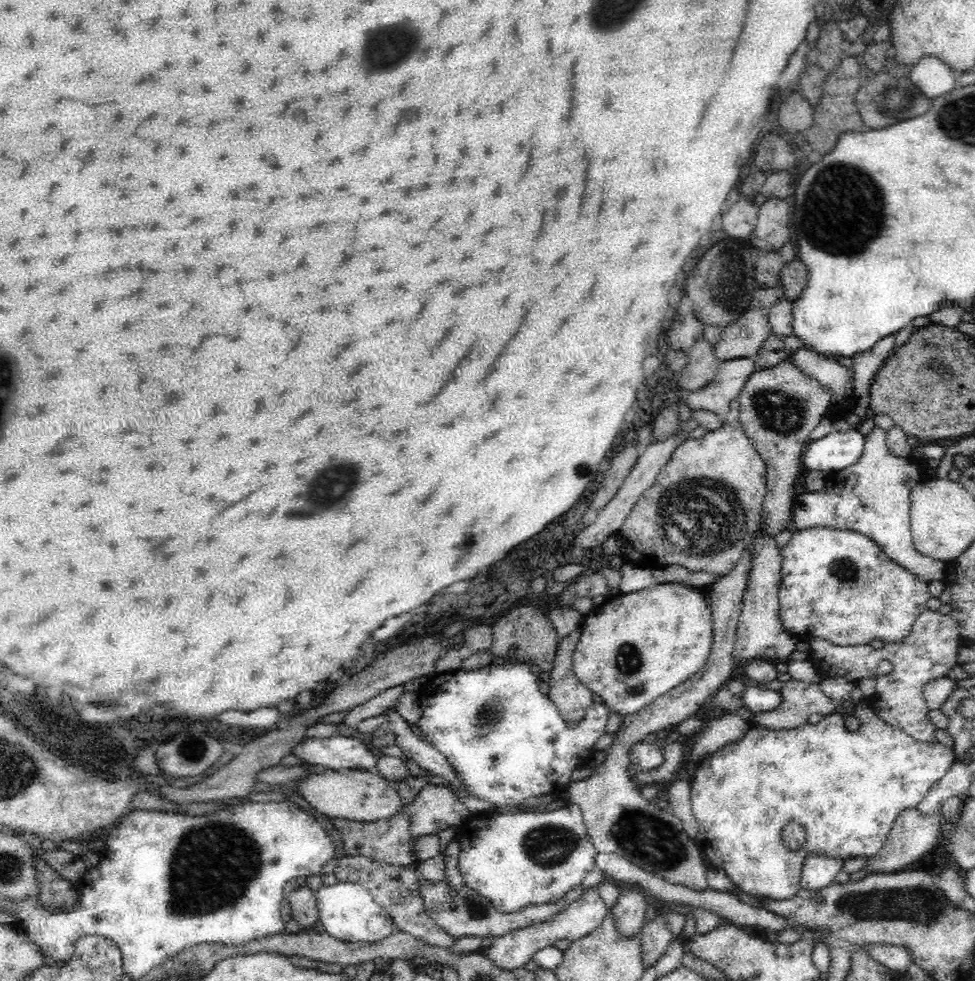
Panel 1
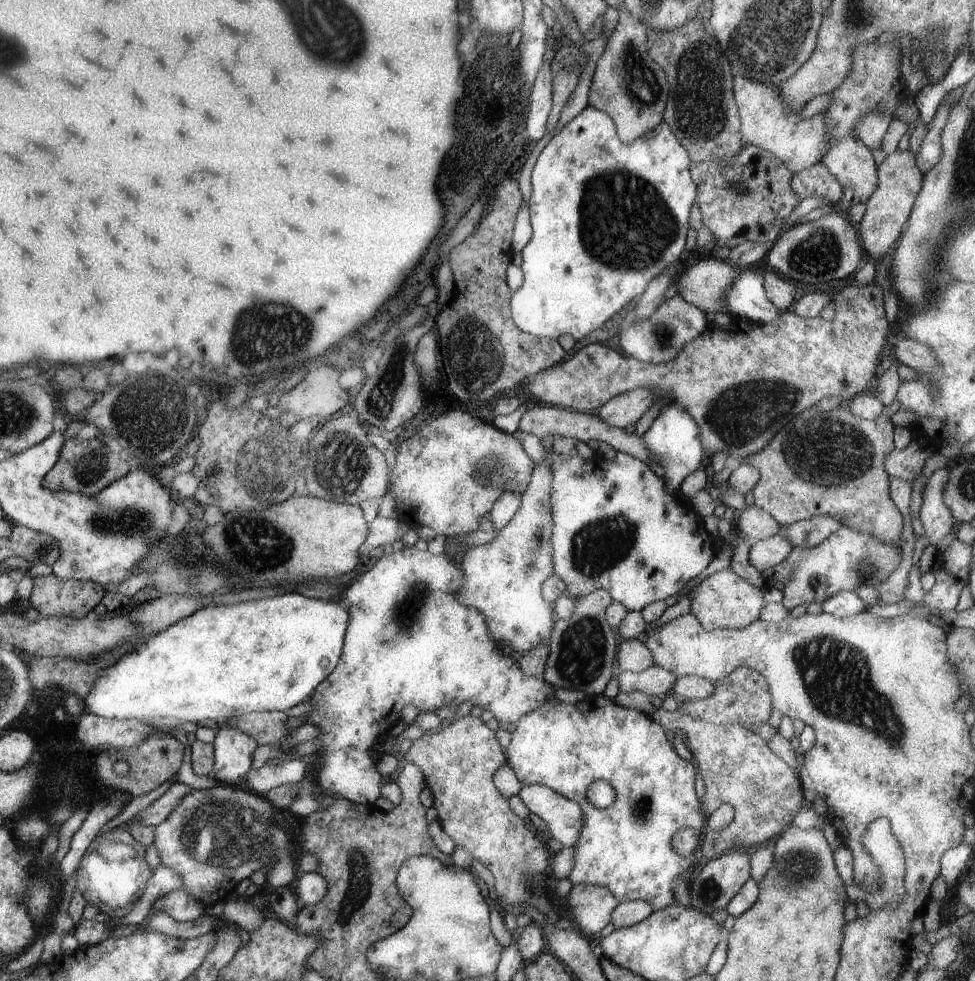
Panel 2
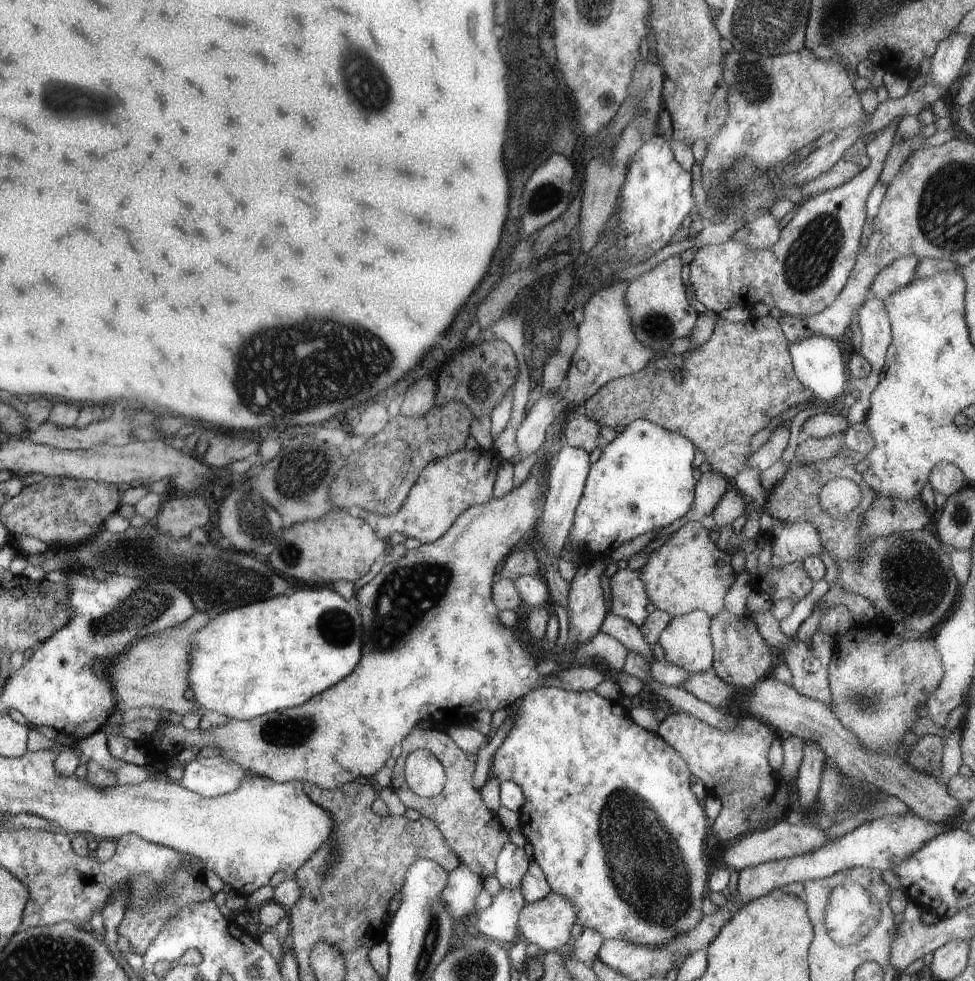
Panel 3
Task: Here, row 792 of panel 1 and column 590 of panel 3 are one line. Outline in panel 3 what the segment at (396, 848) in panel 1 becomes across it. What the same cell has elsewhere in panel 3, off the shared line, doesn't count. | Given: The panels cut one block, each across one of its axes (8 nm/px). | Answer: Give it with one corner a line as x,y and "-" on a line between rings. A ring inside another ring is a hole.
751,316
745,322
729,322
719,318
713,332
707,338
703,336
701,346
693,352
687,350
677,356
651,360
631,376
609,380
581,406
581,412
587,418
595,420
599,426
617,428
627,426
633,420
649,420
651,424
657,424
667,432
675,432
687,438
695,446
695,450
699,450
705,456
705,462
711,466
713,472
731,482
733,476
739,474
747,464
751,436
763,430
771,422
771,418
779,416
781,412
793,406
807,406
807,402
813,402
813,396
795,378
789,342
783,336
779,322
771,316
-
675,372
681,374
679,382
675,382

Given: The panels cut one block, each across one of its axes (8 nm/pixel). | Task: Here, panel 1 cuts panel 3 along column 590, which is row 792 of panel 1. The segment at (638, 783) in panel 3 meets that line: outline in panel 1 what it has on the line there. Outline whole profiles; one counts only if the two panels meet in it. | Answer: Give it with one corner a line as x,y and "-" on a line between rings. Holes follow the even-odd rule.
866,700
856,704
854,716
860,720
860,728
854,732
848,730
842,714
830,714
818,724
804,724
794,730
752,726
740,740
700,760
694,782
690,784
692,808
700,828
694,842
706,862
726,872
740,892
762,900
788,900
802,890
802,866
810,854
826,854
842,862
852,856
876,856
884,848
896,816
908,808
916,808
958,760
956,752
938,740
924,744
888,726
-
790,822
806,828
806,844
798,852
786,850
780,838
784,826

